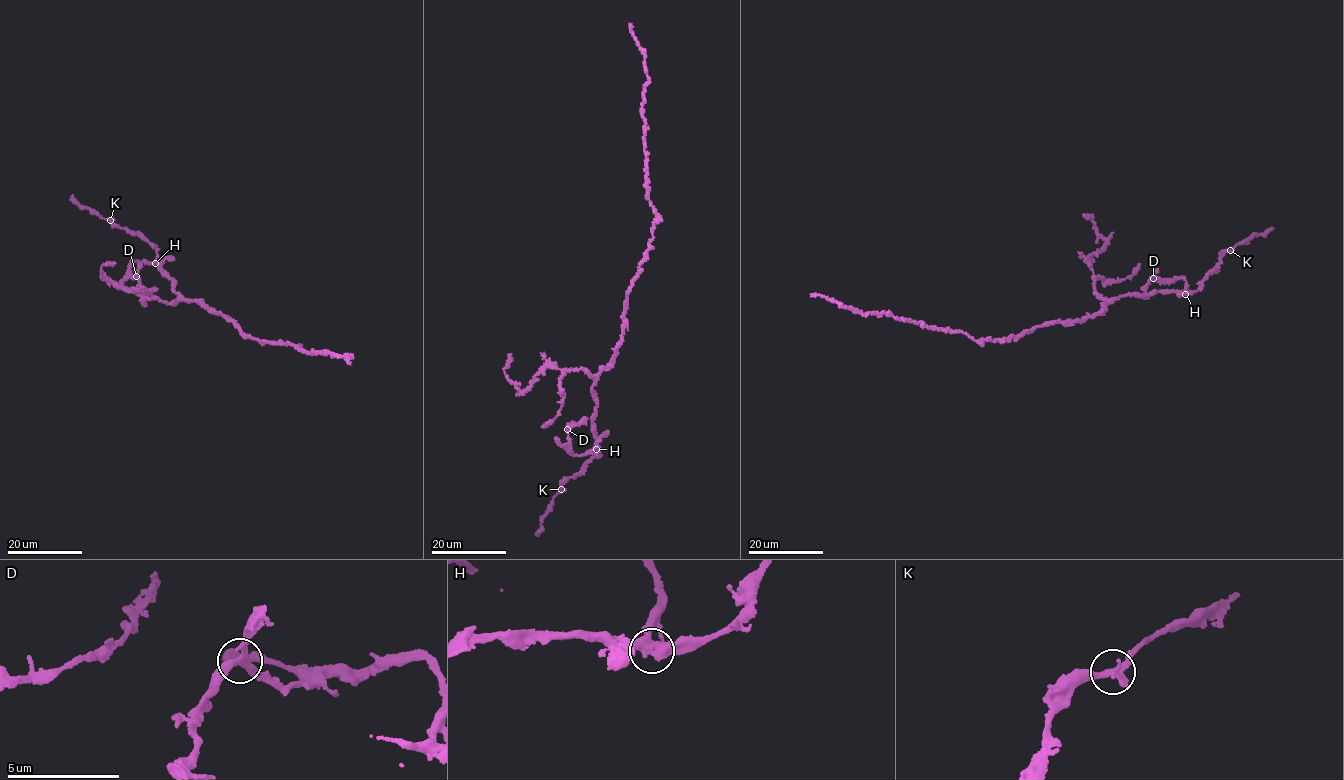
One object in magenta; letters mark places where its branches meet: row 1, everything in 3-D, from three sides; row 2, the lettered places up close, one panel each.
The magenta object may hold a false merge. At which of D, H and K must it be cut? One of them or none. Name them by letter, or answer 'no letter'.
no letter

